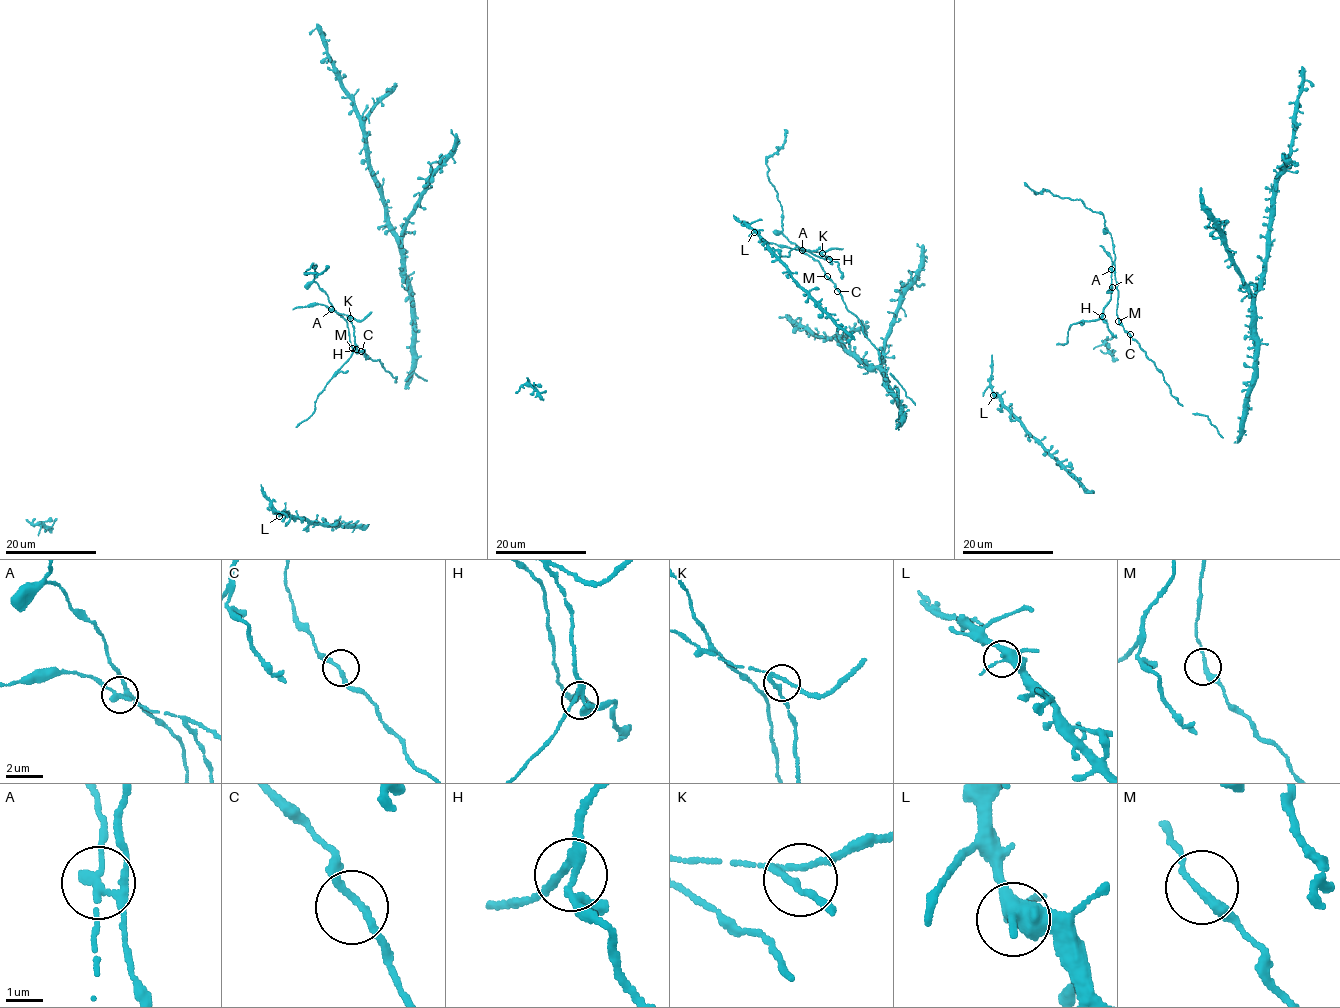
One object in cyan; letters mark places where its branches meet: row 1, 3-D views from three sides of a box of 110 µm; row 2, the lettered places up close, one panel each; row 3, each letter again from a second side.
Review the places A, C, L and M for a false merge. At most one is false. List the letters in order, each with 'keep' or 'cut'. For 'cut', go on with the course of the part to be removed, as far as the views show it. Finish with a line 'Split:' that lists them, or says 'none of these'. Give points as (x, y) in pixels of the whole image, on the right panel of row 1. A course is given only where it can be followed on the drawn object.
A: cut | (1112, 270), (1110, 301), (1102, 316), (1070, 326), (1067, 342), (1057, 344)
C: keep
L: keep
M: keep
Split: A

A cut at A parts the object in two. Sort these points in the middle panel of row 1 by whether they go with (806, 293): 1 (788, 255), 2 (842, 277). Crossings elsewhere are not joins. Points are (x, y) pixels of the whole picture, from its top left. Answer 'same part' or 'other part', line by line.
1: other part
2: other part

